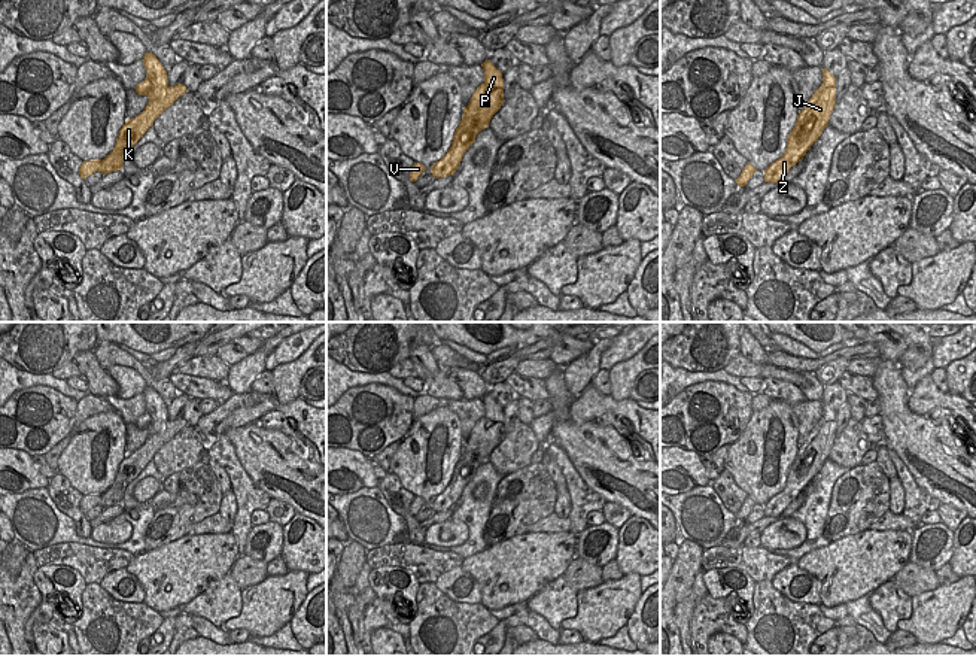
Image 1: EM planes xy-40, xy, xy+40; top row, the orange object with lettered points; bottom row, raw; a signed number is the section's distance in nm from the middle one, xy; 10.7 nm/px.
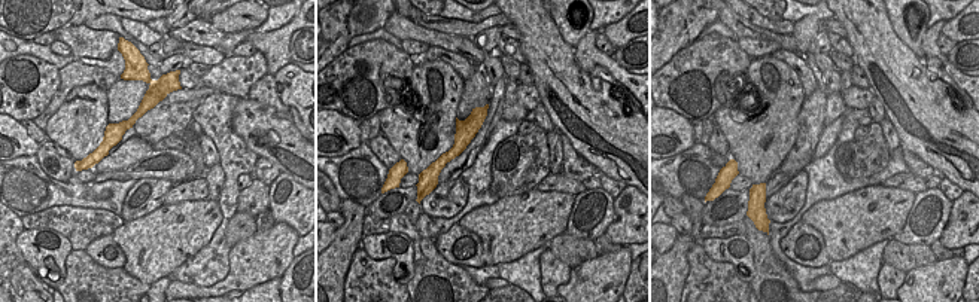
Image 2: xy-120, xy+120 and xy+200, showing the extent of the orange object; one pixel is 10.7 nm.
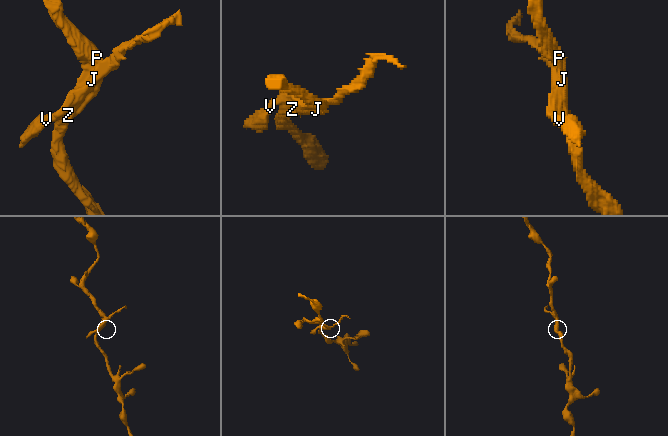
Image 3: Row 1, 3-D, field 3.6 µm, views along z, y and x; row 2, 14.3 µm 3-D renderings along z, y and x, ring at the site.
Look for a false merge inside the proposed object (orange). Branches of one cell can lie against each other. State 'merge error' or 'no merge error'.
merge error

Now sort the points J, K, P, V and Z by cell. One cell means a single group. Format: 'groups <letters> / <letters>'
groups J P Z / K V

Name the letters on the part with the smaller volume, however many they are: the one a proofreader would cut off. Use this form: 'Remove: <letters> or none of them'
Remove: K, V

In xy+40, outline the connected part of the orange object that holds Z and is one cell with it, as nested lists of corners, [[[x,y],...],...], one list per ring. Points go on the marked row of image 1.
[[[817,89],[805,109],[799,112],[808,119],[808,127],[814,130],[812,136],[799,142],[788,136],[790,139],[787,140],[784,155],[764,170],[764,182],[782,183],[784,176],[790,168],[802,161],[811,146],[820,139],[824,128],[828,125],[831,112],[833,104],[827,104],[823,98],[823,89]]]

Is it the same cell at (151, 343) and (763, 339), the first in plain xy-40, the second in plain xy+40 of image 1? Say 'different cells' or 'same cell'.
different cells

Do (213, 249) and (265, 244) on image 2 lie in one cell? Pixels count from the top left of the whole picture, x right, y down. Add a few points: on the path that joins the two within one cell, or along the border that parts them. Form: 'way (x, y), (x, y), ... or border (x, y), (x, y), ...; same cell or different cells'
border (231, 247), (228, 253), (228, 274), (221, 281); different cells

